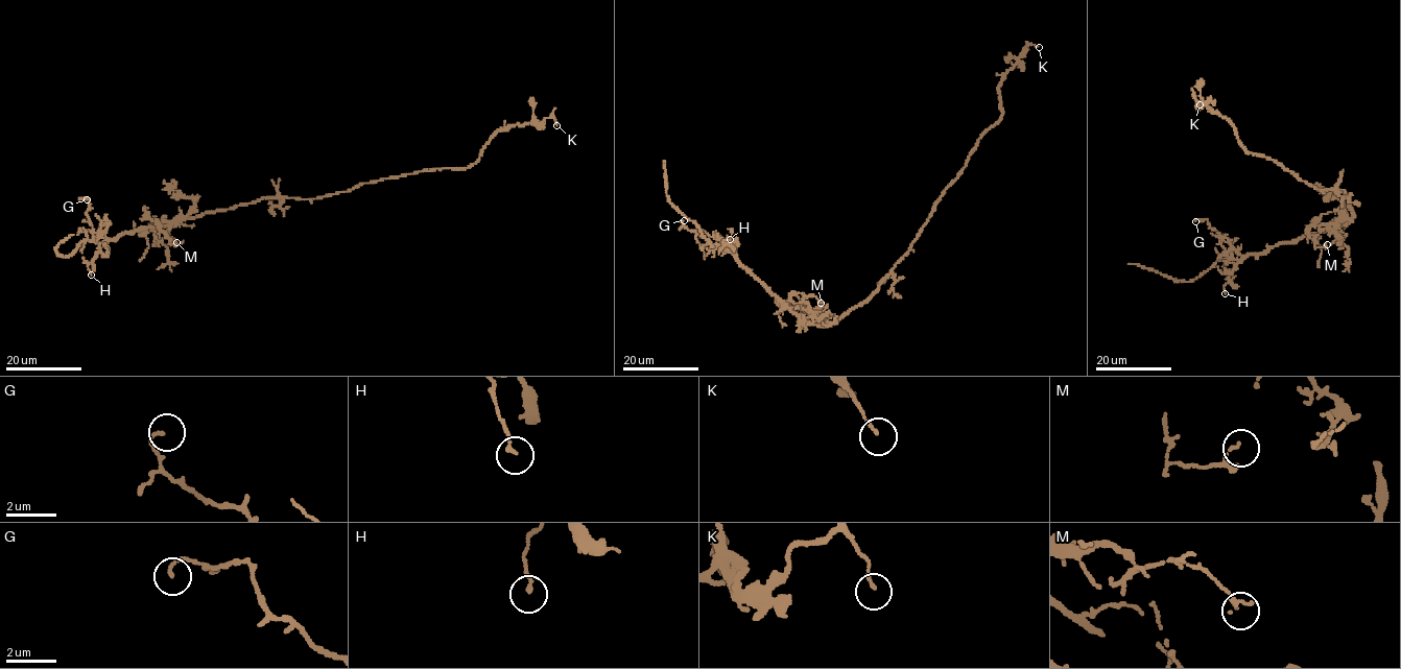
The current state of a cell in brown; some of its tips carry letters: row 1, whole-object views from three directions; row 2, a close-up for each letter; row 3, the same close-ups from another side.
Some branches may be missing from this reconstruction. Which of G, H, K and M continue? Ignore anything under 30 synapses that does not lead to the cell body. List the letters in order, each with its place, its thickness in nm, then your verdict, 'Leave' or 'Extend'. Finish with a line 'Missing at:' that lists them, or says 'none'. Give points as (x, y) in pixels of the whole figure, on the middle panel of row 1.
G: Place: (684, 220). Thickness 120 nm. Leave
H: Place: (730, 239). Thickness 130 nm. Leave
K: Place: (1039, 47). Thickness 120 nm. Leave
M: Place: (821, 303). Thickness 90 nm. Leave
Missing at: none

